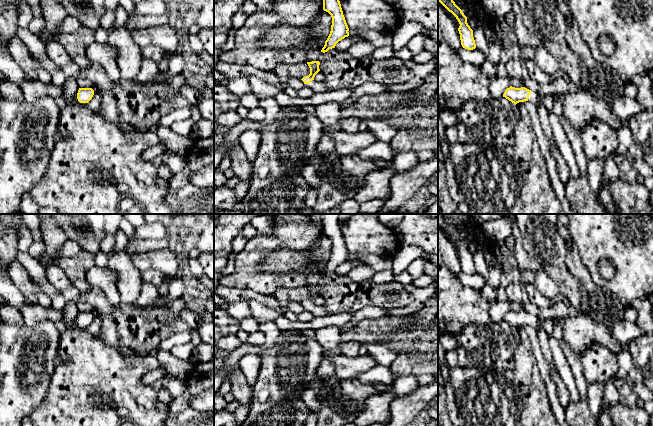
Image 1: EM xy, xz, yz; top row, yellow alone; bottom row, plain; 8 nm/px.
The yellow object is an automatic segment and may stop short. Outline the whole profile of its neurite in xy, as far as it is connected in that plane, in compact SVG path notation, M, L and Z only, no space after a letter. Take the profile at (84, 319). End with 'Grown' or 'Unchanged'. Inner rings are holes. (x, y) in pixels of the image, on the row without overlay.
M79 312L77 317L77 323L80 327L88 327L94 319L92 312Z. Unchanged

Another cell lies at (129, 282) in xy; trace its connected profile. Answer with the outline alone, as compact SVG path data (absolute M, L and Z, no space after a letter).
M126 249L108 257L107 268L117 273L117 288L121 303L136 304L142 287L142 277L131 261Z

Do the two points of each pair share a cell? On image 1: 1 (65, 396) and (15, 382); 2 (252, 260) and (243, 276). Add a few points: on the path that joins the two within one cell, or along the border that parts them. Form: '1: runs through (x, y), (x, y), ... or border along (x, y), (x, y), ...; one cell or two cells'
1: border along (55, 369), (45, 397), (33, 410); two cells
2: runs through (248, 264), (243, 272); one cell

